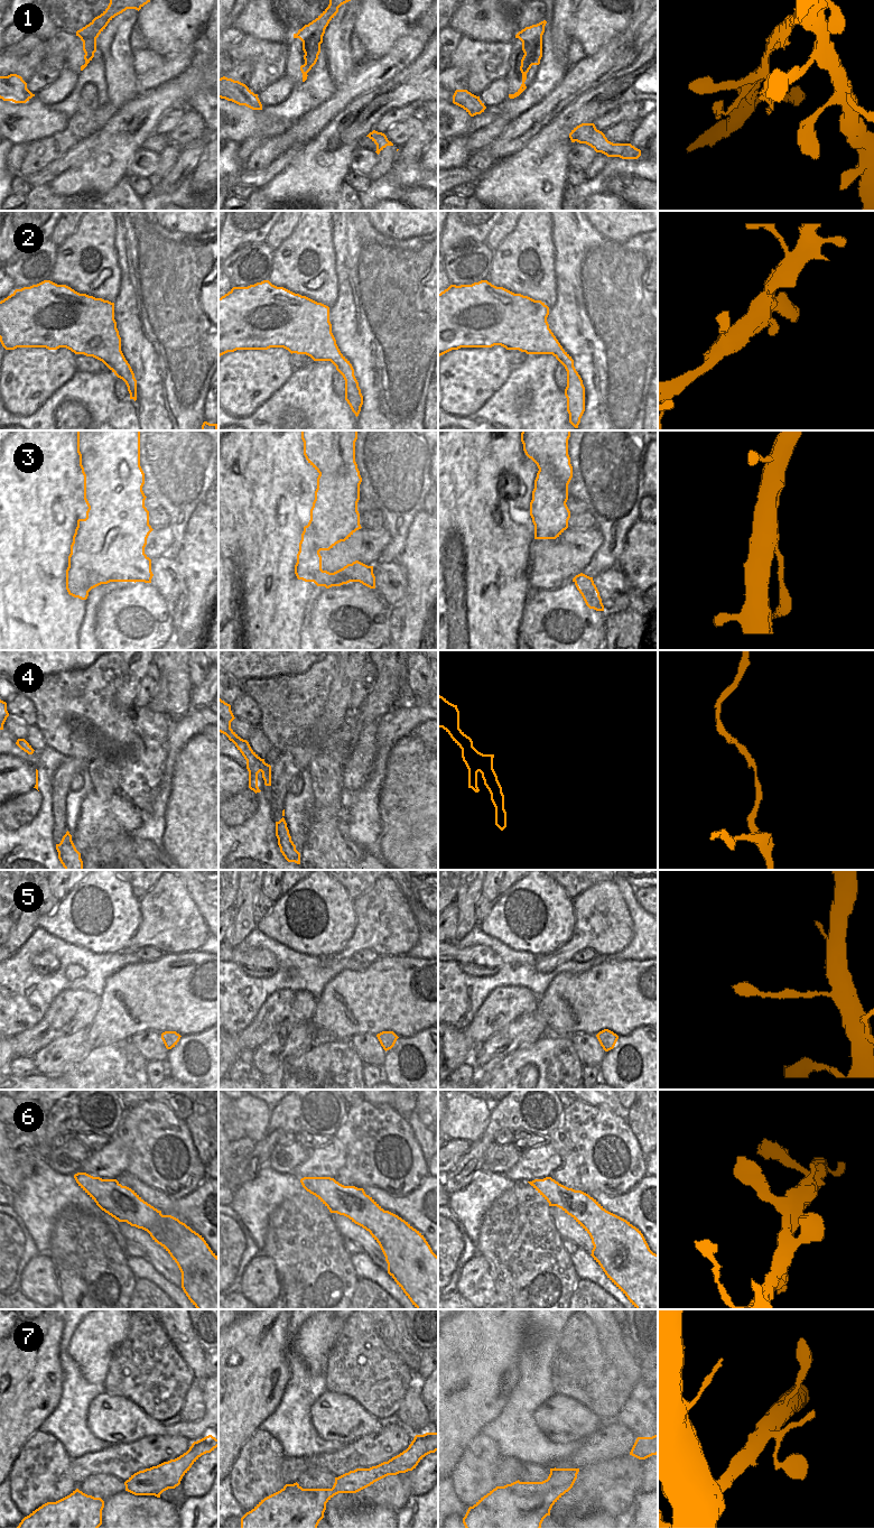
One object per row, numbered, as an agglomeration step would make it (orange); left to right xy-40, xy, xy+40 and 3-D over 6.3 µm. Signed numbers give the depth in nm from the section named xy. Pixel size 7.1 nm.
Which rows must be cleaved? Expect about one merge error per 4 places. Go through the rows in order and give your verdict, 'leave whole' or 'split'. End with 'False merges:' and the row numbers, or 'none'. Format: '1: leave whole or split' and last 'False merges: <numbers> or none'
1: split
2: leave whole
3: split
4: leave whole
5: leave whole
6: leave whole
7: split
False merges: 1, 3, 7

